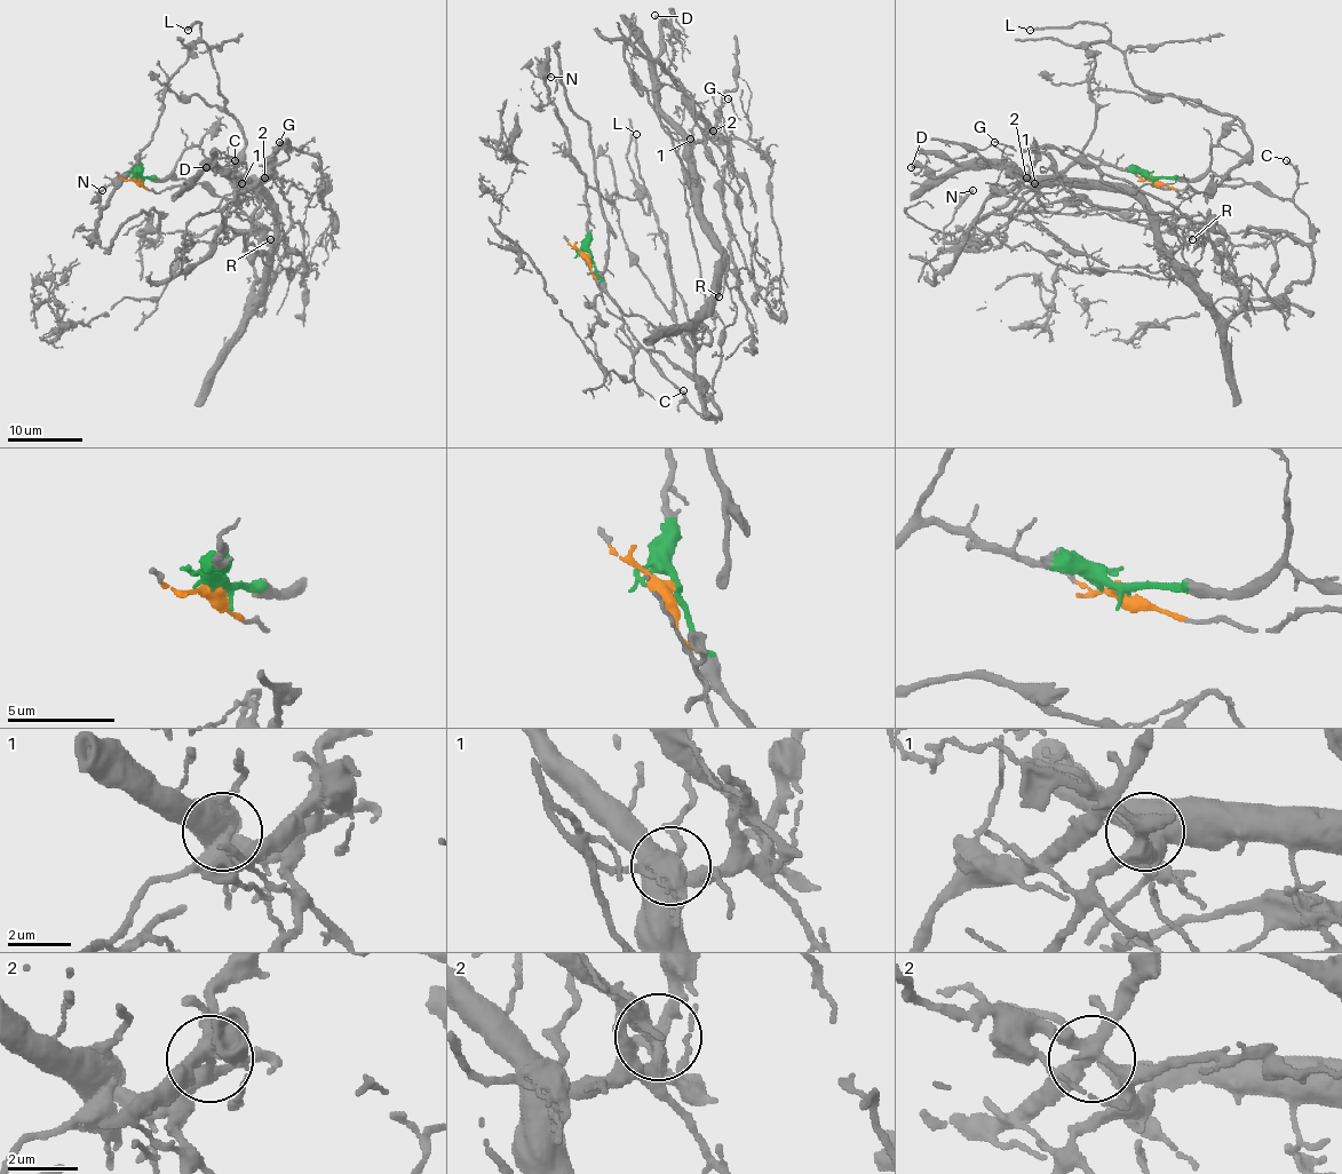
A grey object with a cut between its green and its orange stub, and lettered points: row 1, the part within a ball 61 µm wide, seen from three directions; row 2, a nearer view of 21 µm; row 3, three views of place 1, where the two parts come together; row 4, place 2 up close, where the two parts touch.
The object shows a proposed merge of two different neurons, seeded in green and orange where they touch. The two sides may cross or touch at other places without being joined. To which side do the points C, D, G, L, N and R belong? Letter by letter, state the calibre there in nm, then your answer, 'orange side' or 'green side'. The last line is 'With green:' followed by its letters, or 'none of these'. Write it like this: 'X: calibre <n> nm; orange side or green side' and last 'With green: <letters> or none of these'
C: calibre 190 nm; orange side
D: calibre 190 nm; orange side
G: calibre 140 nm; orange side
L: calibre 130 nm; green side
N: calibre 160 nm; green side
R: calibre 110 nm; orange side
With green: L, N

